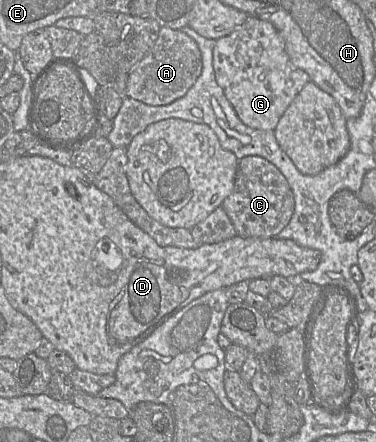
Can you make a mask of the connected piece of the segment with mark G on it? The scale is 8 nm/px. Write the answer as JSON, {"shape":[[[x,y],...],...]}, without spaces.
{"shape":[[[249,17],[228,36],[216,40],[213,68],[218,85],[240,120],[250,128],[273,131],[291,102],[310,81],[308,74],[292,65],[285,43],[268,21]]]}

